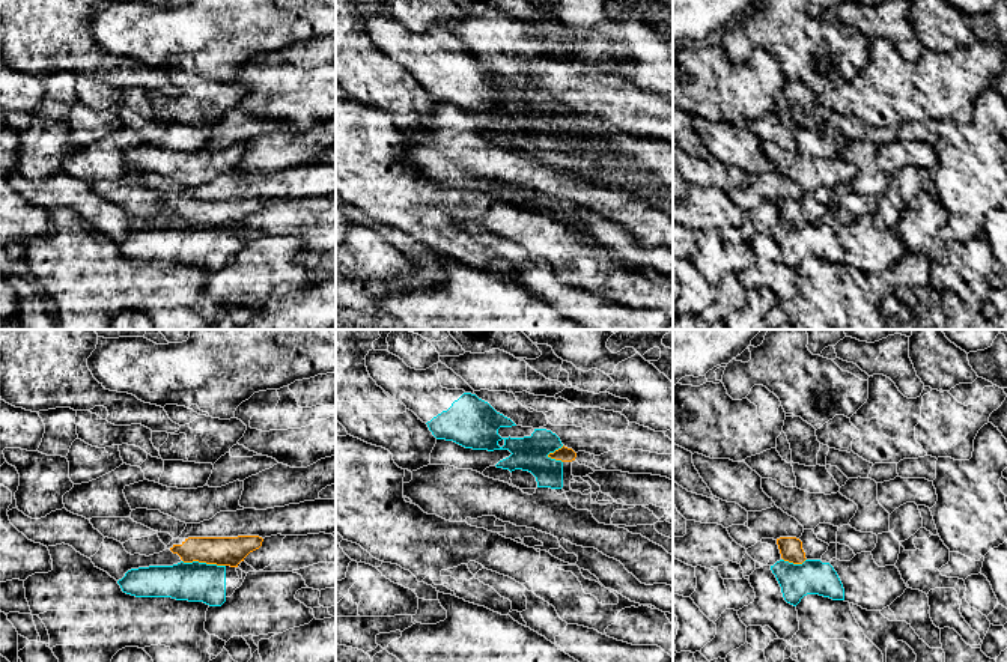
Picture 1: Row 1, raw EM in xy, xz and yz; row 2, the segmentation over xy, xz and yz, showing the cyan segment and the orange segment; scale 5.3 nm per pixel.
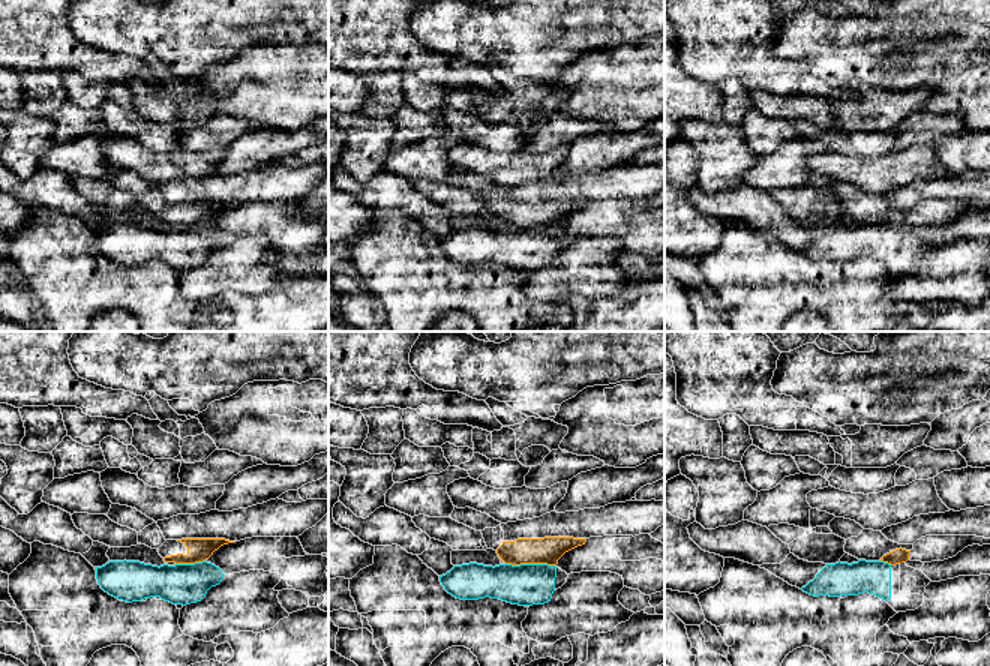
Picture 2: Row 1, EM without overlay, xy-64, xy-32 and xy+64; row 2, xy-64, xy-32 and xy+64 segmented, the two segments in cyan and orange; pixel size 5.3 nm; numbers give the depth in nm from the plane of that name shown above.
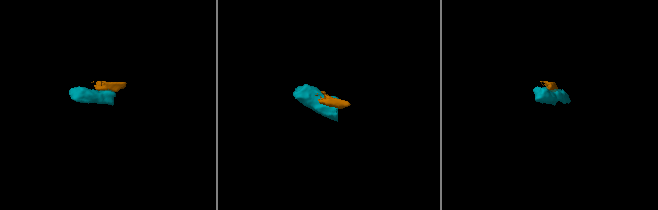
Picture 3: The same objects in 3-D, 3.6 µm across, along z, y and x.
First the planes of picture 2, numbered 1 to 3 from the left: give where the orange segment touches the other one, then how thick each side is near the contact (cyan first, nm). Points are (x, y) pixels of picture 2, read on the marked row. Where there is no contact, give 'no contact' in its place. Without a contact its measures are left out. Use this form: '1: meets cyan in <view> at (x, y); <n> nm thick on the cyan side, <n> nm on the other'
1: meets cyan in xy-64 at (189, 564); 220 nm thick on the cyan side, 130 nm on the other
2: meets cyan in xy-32 at (531, 564); 220 nm thick on the cyan side, 140 nm on the other
3: meets cyan in xy+64 at (885, 563); 180 nm thick on the cyan side, 80 nm on the other

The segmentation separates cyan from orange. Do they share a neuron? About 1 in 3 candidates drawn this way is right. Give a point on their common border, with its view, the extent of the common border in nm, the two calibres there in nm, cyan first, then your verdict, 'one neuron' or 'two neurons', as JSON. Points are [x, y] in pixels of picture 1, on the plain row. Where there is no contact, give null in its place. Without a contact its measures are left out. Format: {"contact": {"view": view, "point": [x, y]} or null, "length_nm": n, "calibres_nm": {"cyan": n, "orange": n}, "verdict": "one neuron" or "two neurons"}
{"contact": {"view": "xy", "point": [203, 226]}, "length_nm": 240, "calibres_nm": {"cyan": 220, "orange": 160}, "verdict": "two neurons"}

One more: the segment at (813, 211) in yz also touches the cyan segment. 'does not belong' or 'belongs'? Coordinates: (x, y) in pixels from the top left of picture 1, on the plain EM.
does not belong

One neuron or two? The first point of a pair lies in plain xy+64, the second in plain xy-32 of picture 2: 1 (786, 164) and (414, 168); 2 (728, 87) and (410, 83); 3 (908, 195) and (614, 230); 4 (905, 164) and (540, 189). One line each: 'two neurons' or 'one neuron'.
1: one neuron
2: two neurons
3: two neurons
4: two neurons

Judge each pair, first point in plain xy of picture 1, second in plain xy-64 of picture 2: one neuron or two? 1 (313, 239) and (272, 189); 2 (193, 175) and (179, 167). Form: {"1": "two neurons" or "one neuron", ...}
{"1": "two neurons", "2": "one neuron"}

